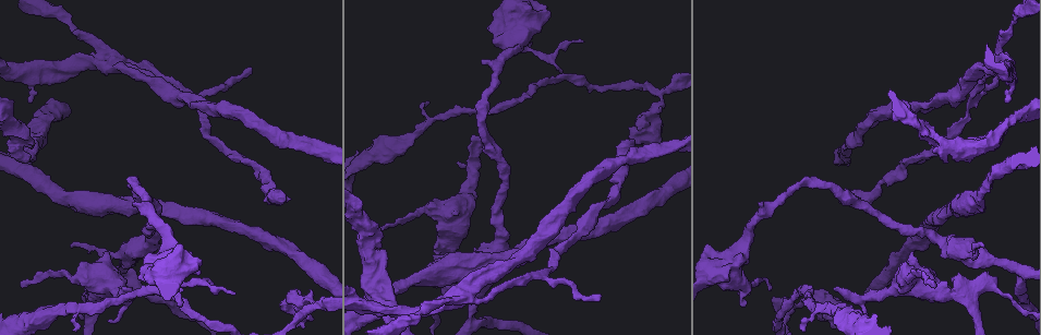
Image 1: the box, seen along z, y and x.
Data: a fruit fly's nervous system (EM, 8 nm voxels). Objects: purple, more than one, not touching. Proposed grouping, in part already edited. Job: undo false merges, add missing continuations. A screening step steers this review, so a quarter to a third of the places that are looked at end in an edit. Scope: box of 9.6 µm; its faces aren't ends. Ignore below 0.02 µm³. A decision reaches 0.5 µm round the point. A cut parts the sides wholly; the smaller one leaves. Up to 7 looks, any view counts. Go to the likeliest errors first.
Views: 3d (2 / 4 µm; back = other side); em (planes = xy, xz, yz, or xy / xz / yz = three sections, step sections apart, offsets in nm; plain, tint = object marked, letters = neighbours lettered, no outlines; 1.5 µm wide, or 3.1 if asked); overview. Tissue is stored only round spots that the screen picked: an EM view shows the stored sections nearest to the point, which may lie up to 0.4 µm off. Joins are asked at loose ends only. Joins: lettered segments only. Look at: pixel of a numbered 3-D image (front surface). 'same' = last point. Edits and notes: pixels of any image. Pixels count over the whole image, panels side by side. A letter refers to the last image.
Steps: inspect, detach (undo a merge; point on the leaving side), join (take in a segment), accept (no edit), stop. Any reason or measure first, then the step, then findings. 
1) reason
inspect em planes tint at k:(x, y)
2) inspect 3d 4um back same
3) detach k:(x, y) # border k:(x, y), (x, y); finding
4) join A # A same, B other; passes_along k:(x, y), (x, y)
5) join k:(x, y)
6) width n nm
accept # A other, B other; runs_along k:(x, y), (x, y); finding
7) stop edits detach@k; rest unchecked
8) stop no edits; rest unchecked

arms part here
inspect em planes letters at 1:(464, 297)

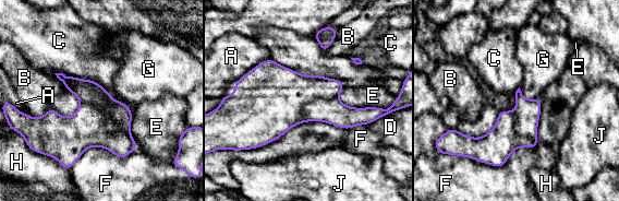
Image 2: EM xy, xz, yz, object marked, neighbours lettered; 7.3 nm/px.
width 200 nm
accept # A other, B other, C other, D other, E other, F other, G other, H other, J other; border 2:(519, 87), (525, 97), (538, 97); continuous, no second cell

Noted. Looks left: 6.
branch point
inspect 3d 2um at 1:(310, 309)

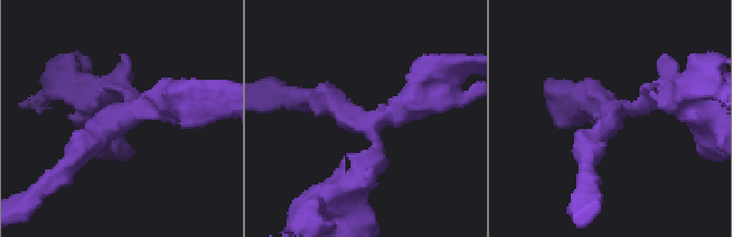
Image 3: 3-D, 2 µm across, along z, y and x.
arms 3; arm_widths 180, 280, 300 nm; now the EM
inspect em planes letters at 3:(368, 123)

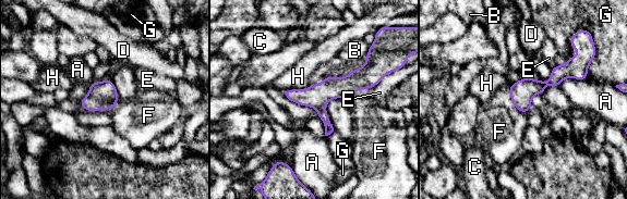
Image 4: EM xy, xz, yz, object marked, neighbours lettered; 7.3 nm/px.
accept # A other, B other, C other, D other, E other, F other, G other, H other; runs_along 4:(375, 74), (318, 95), (286, 92); one cell here

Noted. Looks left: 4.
tapers out
inspect em xy step 4 letters at 1:(74, 247)

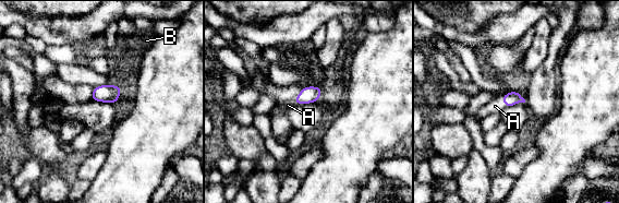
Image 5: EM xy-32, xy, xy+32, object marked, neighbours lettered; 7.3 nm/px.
inspect em planes letters same

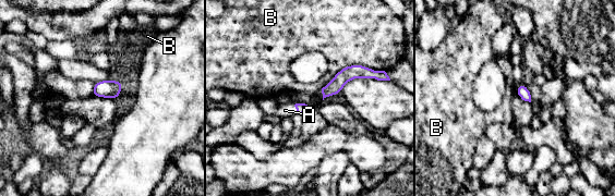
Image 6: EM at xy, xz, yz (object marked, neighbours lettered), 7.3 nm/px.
join A # A same, B other; passes_along 6:(301, 108), (296, 108), (285, 110); the cell continues

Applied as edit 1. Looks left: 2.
stop edits join@6; rest unchecked

